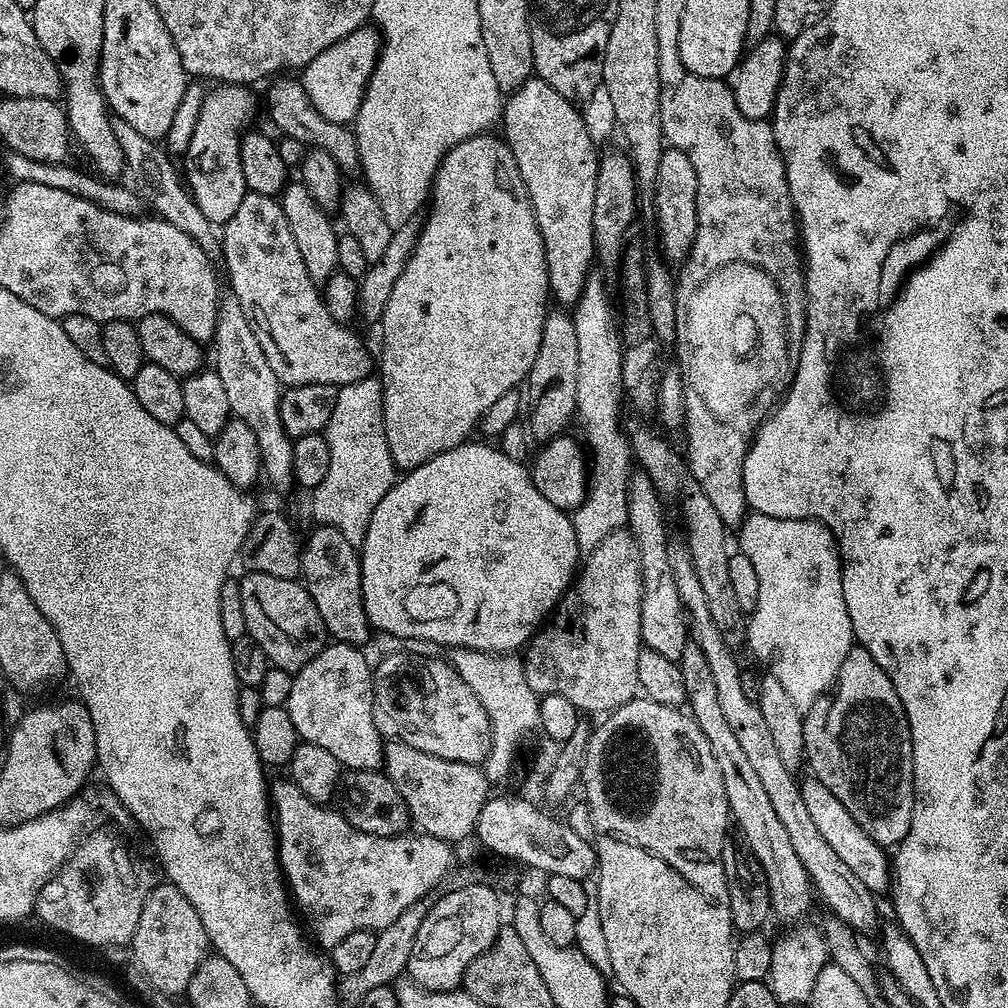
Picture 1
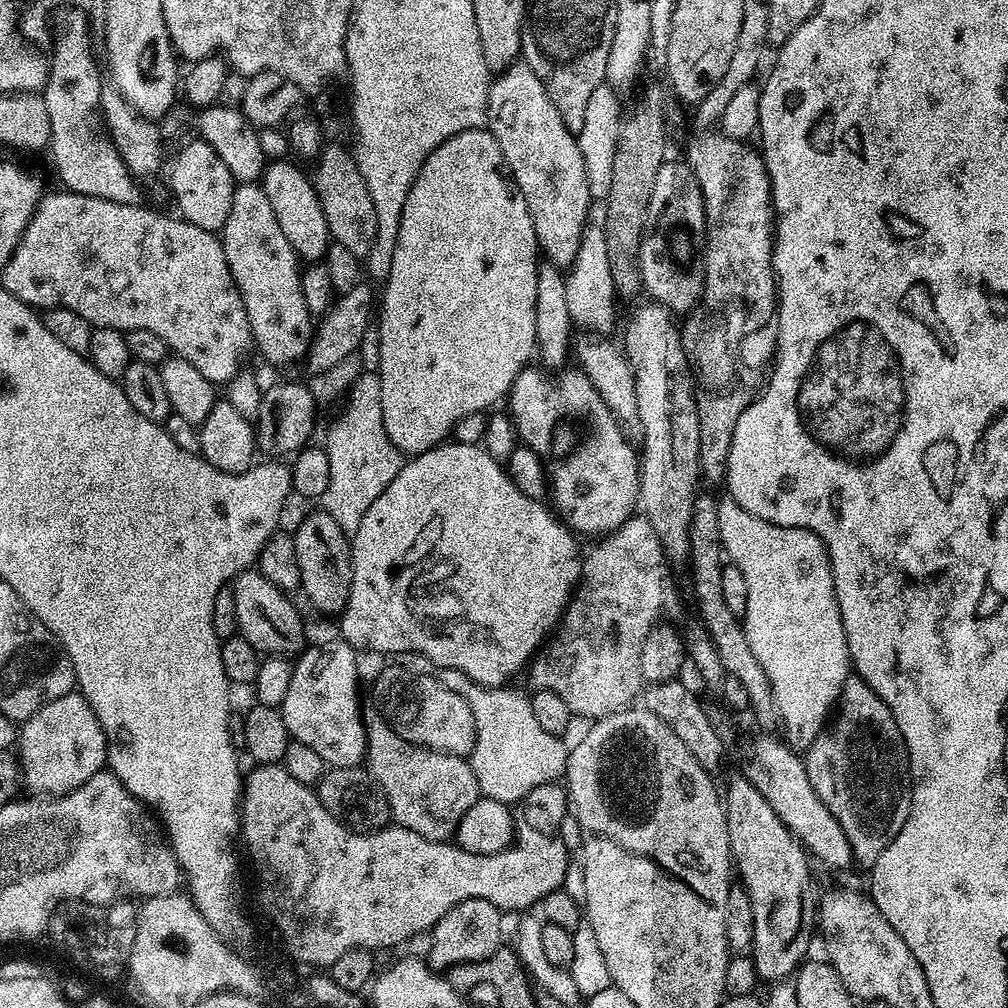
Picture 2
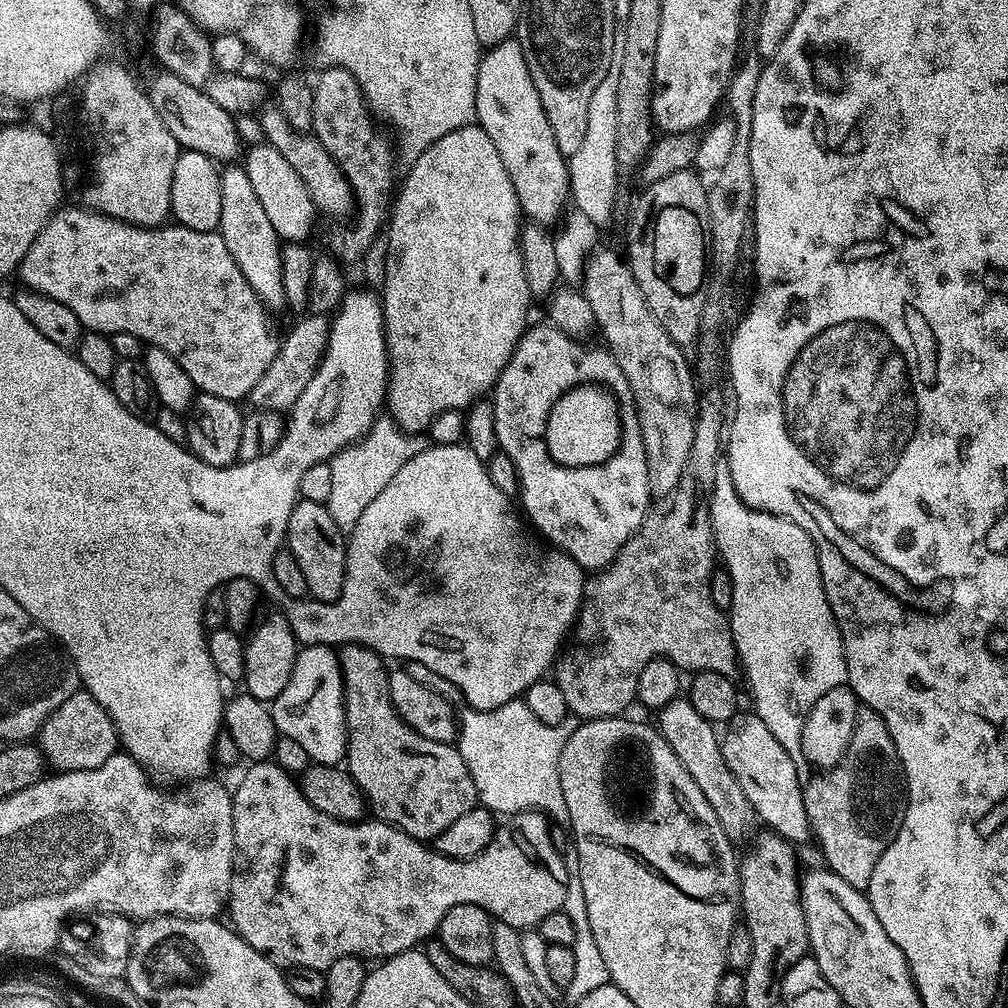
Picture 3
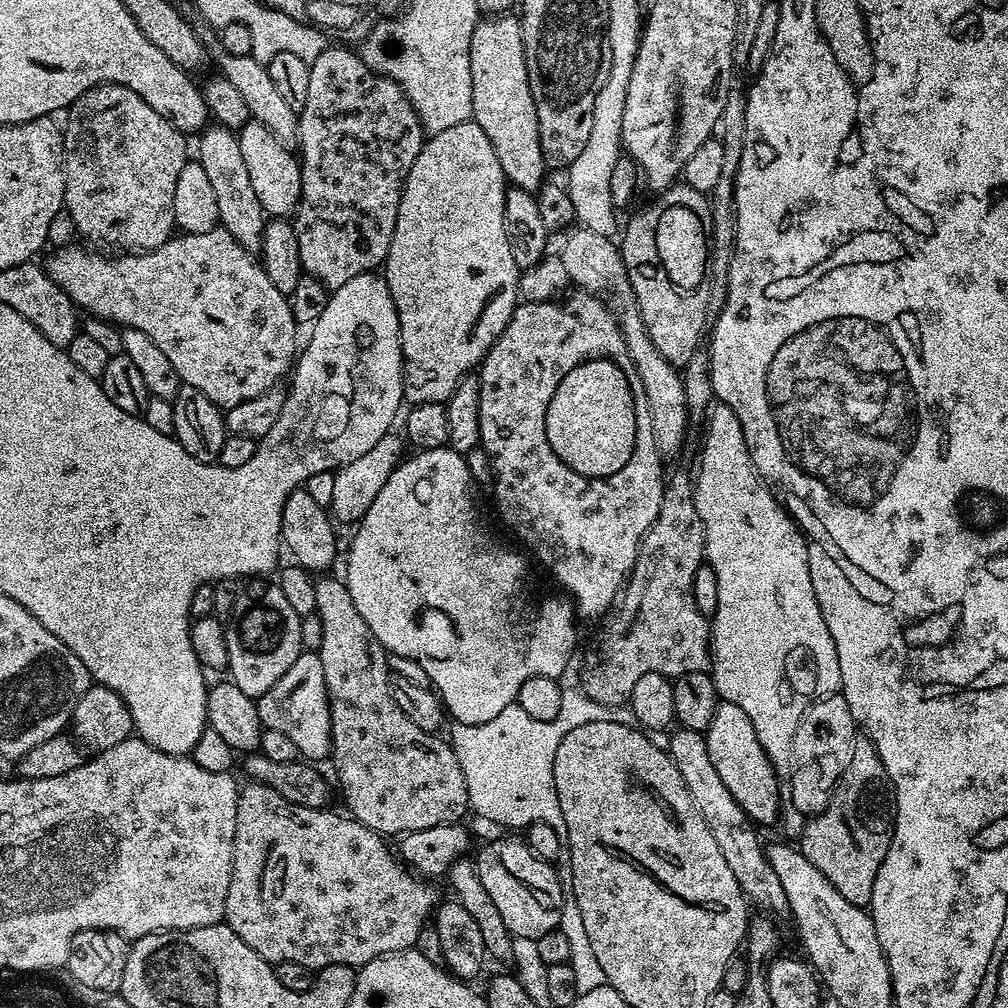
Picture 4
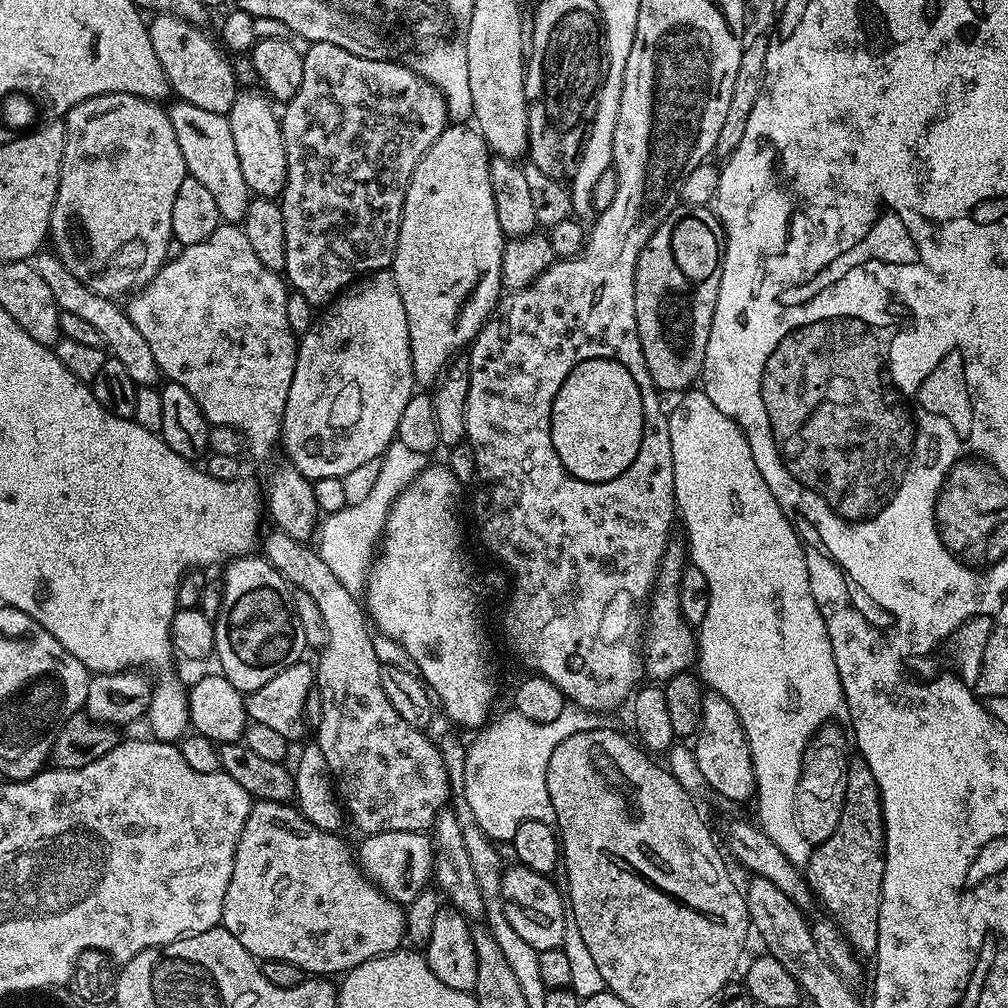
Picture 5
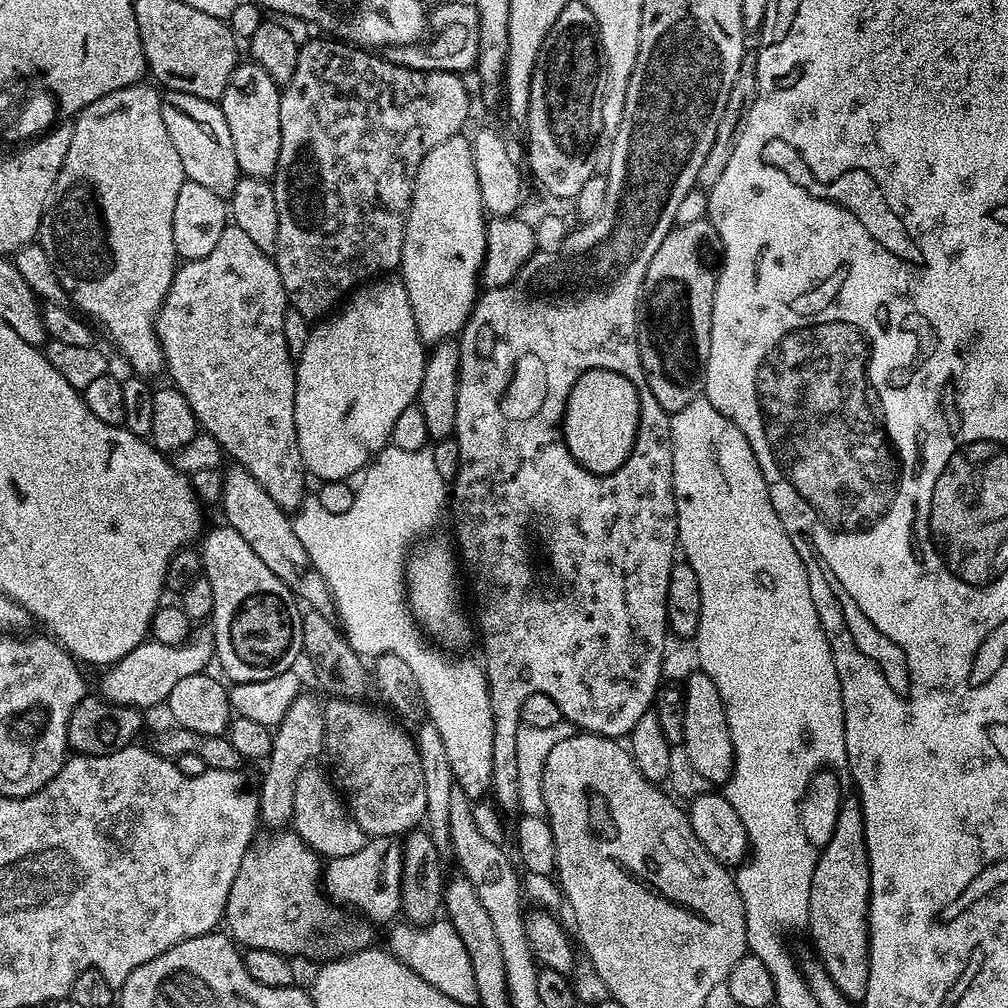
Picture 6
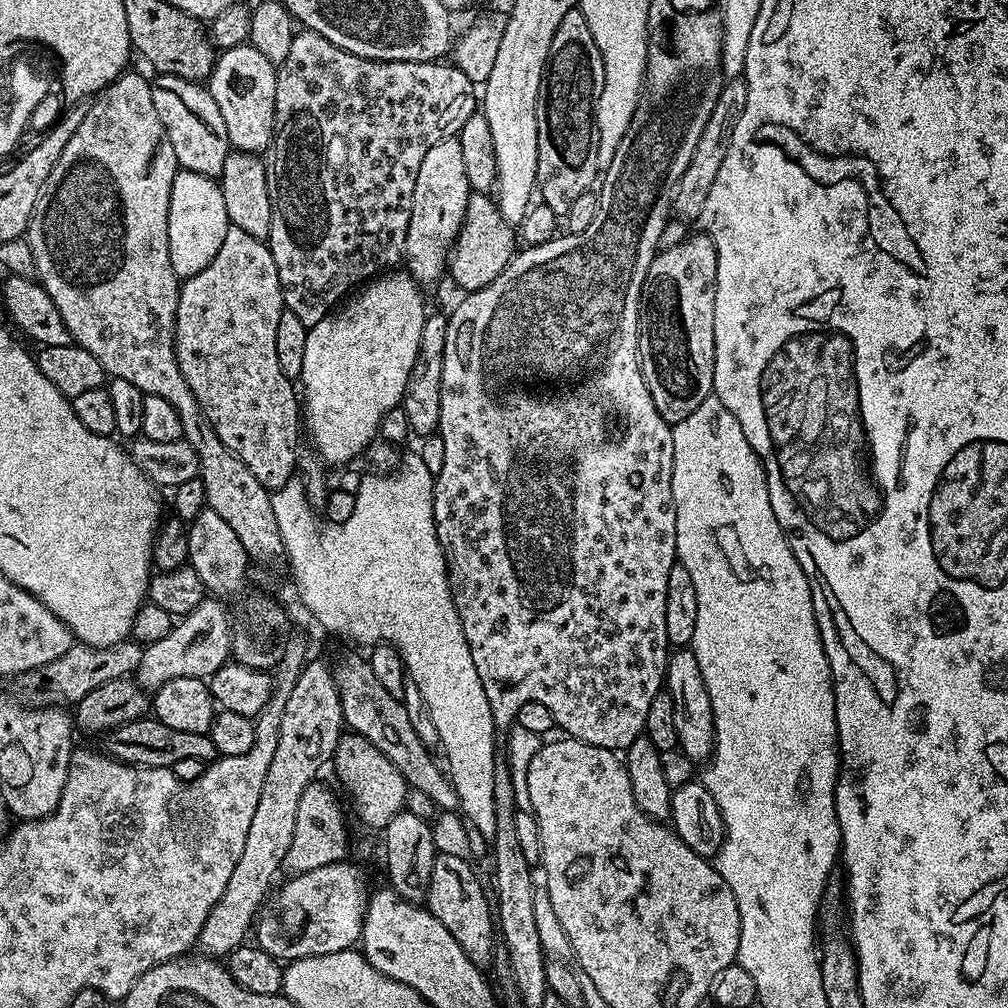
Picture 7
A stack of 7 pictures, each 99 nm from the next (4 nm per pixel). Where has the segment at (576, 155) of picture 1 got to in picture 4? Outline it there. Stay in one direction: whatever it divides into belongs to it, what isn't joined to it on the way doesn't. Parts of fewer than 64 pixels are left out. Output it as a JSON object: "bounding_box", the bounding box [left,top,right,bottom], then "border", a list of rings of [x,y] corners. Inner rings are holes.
{"bounding_box":[470,14,546,193],"border":[[[512,14],[489,15],[476,25],[470,42],[470,78],[472,79],[472,119],[490,138],[498,162],[502,162],[505,181],[511,187],[535,193],[545,183],[546,165],[542,154],[542,142],[538,134],[538,114],[534,110],[534,98],[530,94],[530,78],[524,53],[524,39],[520,21]]]}

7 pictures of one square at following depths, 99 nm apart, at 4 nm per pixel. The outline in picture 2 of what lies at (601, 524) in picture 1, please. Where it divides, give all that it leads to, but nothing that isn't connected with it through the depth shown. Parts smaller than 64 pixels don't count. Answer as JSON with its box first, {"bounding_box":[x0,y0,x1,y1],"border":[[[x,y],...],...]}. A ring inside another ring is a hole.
{"bounding_box":[565,222,616,333],"border":[[[592,222],[585,228],[575,262],[565,275],[566,303],[573,323],[584,330],[611,333],[616,320],[616,295],[608,263],[606,236],[603,225]]]}

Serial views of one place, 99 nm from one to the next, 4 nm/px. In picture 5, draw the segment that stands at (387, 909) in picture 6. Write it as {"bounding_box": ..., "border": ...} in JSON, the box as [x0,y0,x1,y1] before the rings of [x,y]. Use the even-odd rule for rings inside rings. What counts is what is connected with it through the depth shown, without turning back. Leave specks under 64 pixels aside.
{"bounding_box":[358,830,435,906],"border":[[[390,830],[373,836],[365,835],[358,848],[358,863],[361,872],[380,889],[384,895],[401,906],[407,906],[429,887],[433,879],[435,850],[433,837],[428,832]]]}

